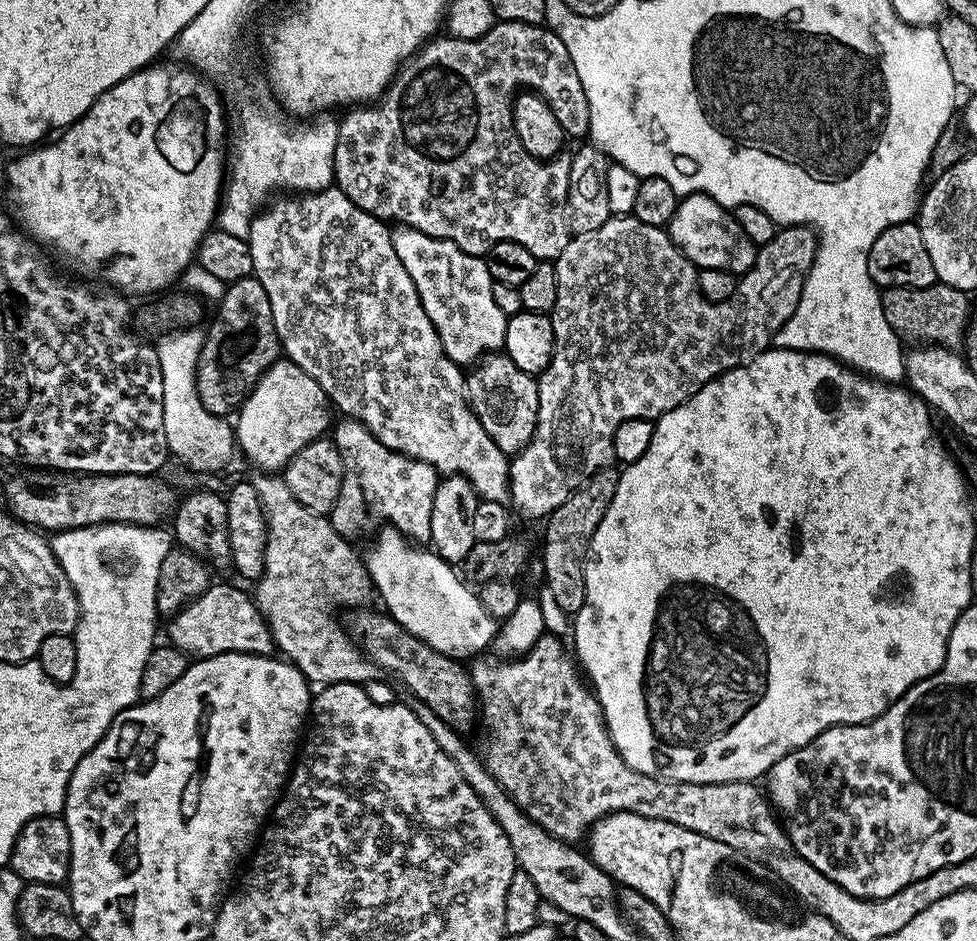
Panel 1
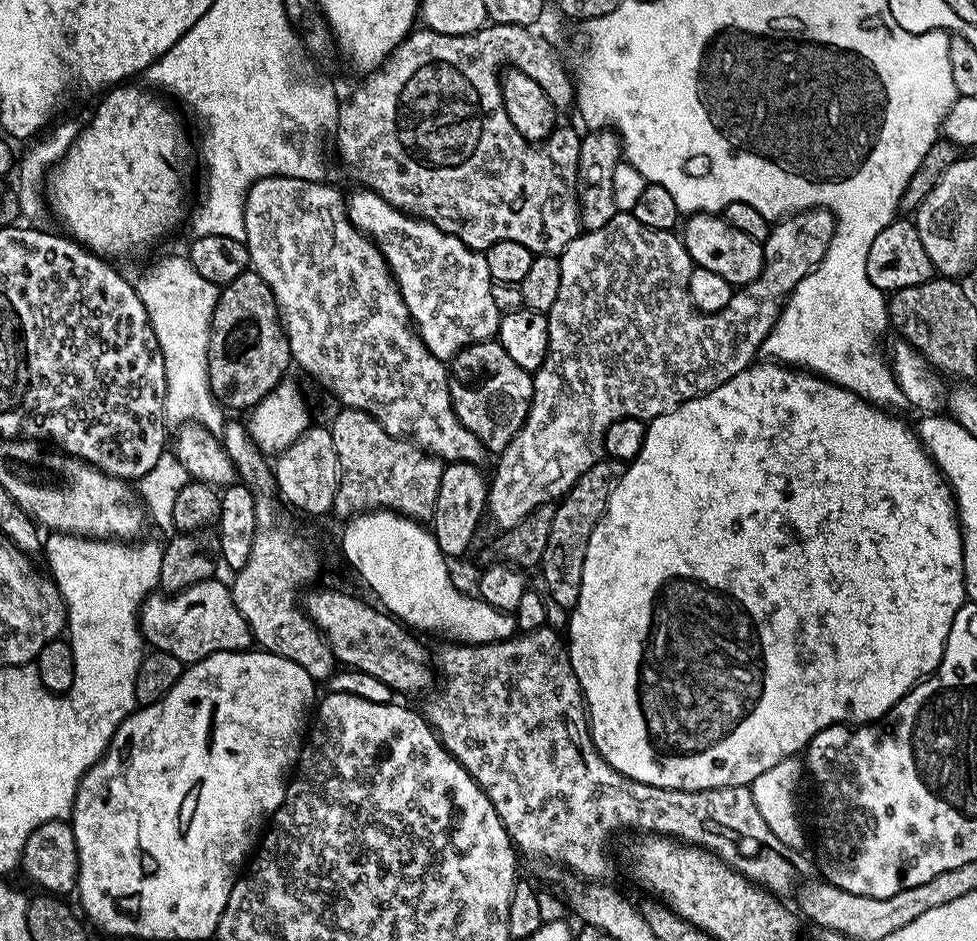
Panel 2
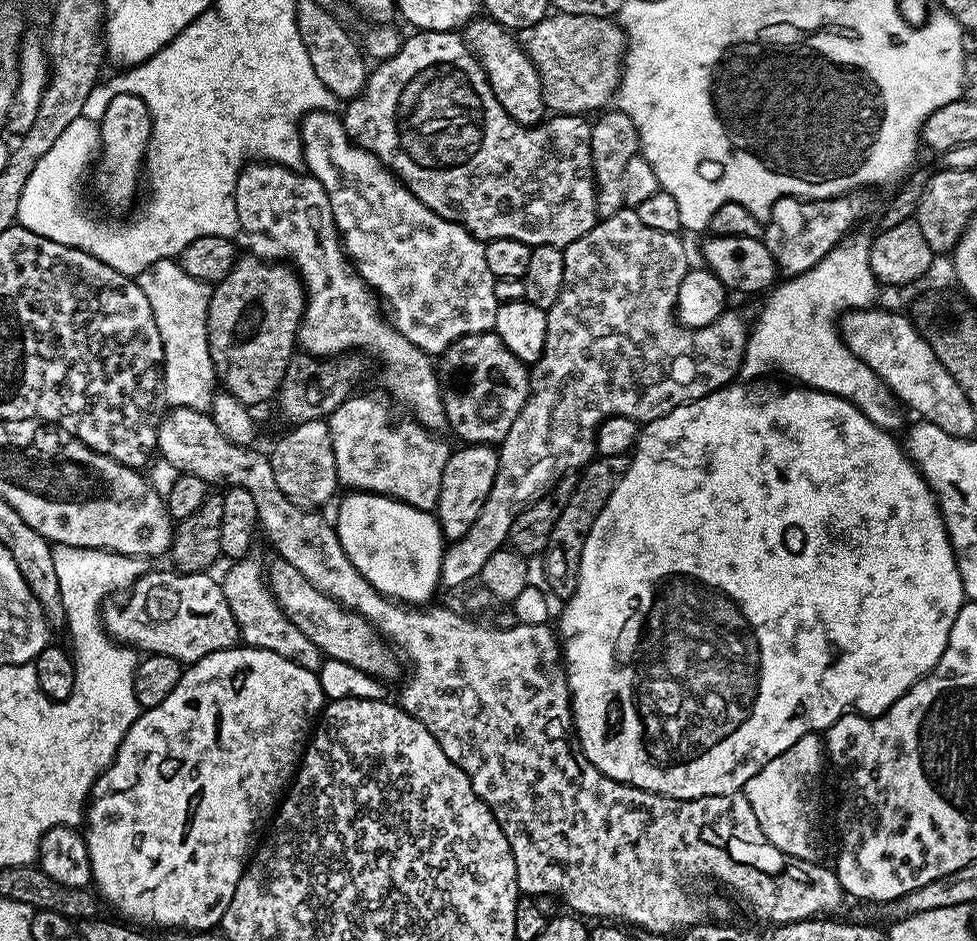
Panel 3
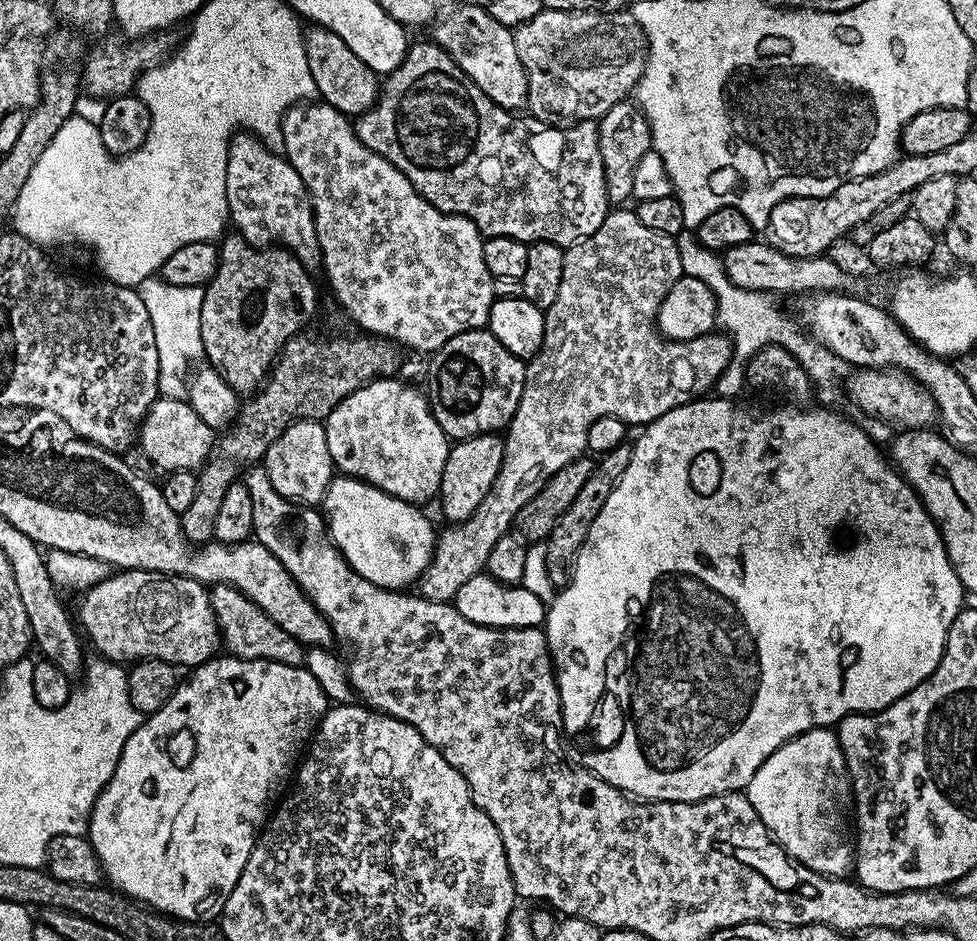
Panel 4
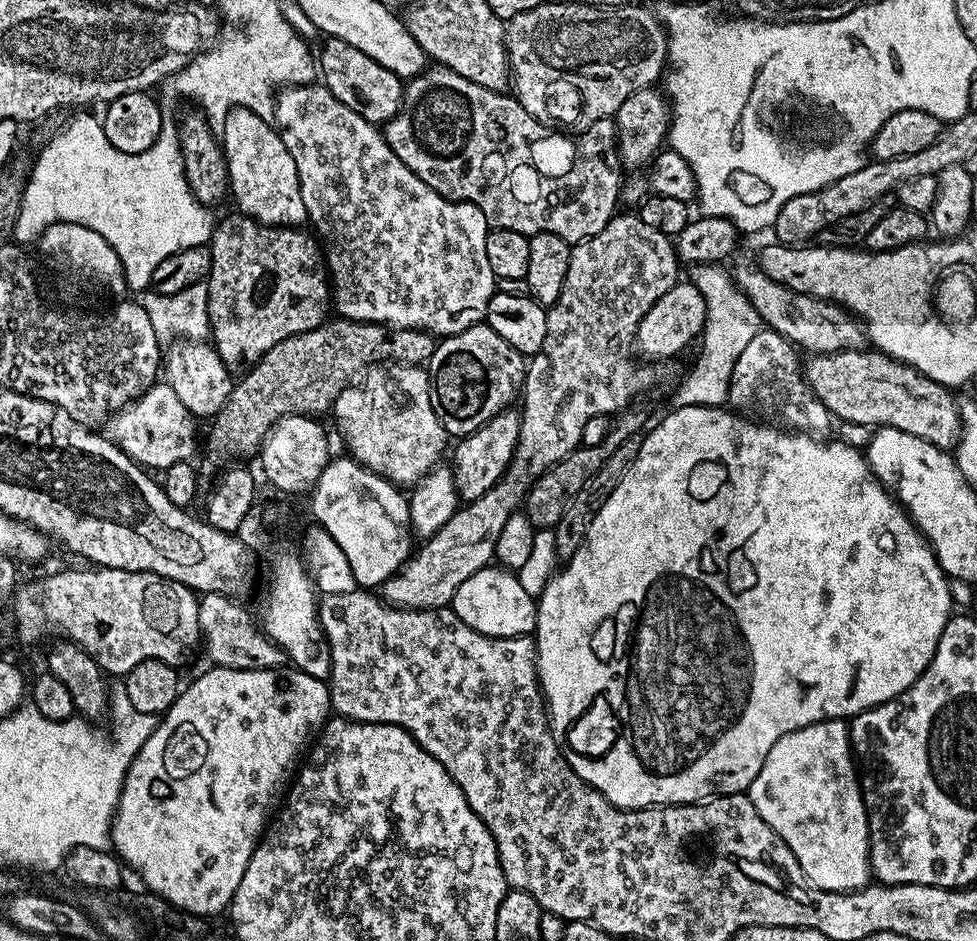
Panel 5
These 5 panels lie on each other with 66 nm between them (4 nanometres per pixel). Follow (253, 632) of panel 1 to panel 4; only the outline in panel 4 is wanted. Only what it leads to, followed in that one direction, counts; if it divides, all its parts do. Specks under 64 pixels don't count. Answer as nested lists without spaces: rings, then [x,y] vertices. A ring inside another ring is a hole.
[[[142,568],[120,570],[83,593],[80,600],[78,624],[83,635],[92,639],[101,657],[113,662],[165,660],[181,669],[195,670],[221,651],[220,623],[212,609],[209,589],[188,576],[174,576],[163,572],[145,572]]]

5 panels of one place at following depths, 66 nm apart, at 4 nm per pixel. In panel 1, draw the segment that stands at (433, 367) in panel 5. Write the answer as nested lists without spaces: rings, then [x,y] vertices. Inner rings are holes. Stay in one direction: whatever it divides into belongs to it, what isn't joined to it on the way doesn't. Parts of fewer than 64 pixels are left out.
[[[489,354],[467,373],[466,391],[472,411],[478,422],[482,422],[482,430],[494,438],[498,450],[509,454],[521,452],[530,442],[538,422],[537,377],[518,370],[506,354]]]

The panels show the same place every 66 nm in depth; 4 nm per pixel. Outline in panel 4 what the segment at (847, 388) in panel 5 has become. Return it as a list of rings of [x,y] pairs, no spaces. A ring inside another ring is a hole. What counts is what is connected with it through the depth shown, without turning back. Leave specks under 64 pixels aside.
[[[862,368],[853,371],[847,377],[848,396],[865,412],[865,417],[883,420],[885,424],[895,426],[900,430],[924,430],[937,423],[936,403],[920,383],[904,372],[897,372],[894,368]]]

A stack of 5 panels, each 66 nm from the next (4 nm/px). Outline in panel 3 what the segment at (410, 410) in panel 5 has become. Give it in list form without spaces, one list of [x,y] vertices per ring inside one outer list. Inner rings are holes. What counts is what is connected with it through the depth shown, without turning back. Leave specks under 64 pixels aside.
[[[358,395],[349,396],[327,417],[337,481],[348,490],[389,496],[423,512],[432,512],[438,502],[438,490],[442,490],[442,470],[446,470],[450,455],[447,442],[415,419],[395,424],[382,401]]]

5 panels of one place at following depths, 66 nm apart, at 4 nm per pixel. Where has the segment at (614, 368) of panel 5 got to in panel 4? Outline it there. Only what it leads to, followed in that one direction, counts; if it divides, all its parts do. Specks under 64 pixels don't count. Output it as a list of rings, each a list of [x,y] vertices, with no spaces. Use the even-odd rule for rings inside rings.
[[[624,210],[609,211],[608,217],[602,222],[602,226],[598,226],[598,230],[594,230],[592,236],[578,240],[575,244],[567,245],[564,265],[562,266],[562,286],[558,286],[558,298],[554,298],[554,306],[550,306],[545,311],[544,341],[540,351],[527,361],[524,370],[522,398],[518,402],[518,410],[511,422],[508,423],[506,435],[503,437],[504,457],[502,458],[502,466],[498,470],[498,478],[494,478],[494,486],[490,486],[490,494],[486,494],[486,498],[482,498],[478,510],[474,510],[474,514],[468,520],[464,520],[460,524],[452,524],[448,526],[445,532],[441,531],[437,535],[436,548],[432,552],[432,561],[418,581],[419,595],[425,596],[427,600],[437,600],[443,604],[455,601],[458,590],[462,590],[462,586],[466,586],[466,582],[470,582],[470,578],[481,575],[485,571],[484,563],[486,558],[490,558],[490,550],[494,546],[494,542],[498,542],[498,538],[509,535],[510,529],[515,525],[518,510],[522,510],[522,506],[526,506],[526,502],[530,502],[537,490],[550,477],[558,474],[558,470],[562,470],[562,466],[574,462],[579,456],[588,452],[590,426],[594,426],[594,422],[598,422],[598,418],[616,416],[625,422],[633,422],[632,420],[647,422],[662,418],[662,414],[666,414],[670,410],[688,403],[689,400],[699,397],[705,393],[702,391],[706,388],[711,389],[719,376],[726,370],[726,366],[732,361],[732,341],[727,335],[709,334],[693,340],[669,340],[660,335],[656,326],[656,315],[662,306],[662,298],[666,298],[670,286],[674,286],[674,282],[678,282],[678,278],[685,275],[686,272],[683,262],[680,261],[680,248],[676,245],[677,241],[673,237],[658,234],[658,230],[650,230],[647,226],[642,226],[642,222],[638,222],[635,211],[620,211]]]

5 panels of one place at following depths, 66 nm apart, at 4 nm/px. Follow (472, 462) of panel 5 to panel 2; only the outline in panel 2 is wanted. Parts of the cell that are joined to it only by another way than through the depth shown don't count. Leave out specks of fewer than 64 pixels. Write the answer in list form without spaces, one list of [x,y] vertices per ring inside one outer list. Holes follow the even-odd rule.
[[[448,462],[444,464],[442,486],[438,486],[438,498],[430,521],[430,531],[438,542],[441,552],[449,558],[460,556],[472,544],[480,519],[485,519],[488,506],[489,477],[479,464]]]

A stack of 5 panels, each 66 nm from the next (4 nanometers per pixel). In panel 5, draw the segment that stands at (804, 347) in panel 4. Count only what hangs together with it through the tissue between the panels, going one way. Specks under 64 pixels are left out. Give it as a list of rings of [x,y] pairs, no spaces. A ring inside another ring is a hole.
[[[735,286],[729,288],[703,289],[706,302],[706,322],[702,333],[704,345],[700,348],[700,357],[688,377],[680,384],[680,392],[672,396],[672,408],[686,406],[706,406],[719,408],[728,403],[728,387],[734,370],[734,362],[738,362],[738,354],[742,354],[746,344],[762,329],[762,321],[754,310],[754,306],[744,297],[744,293]]]

